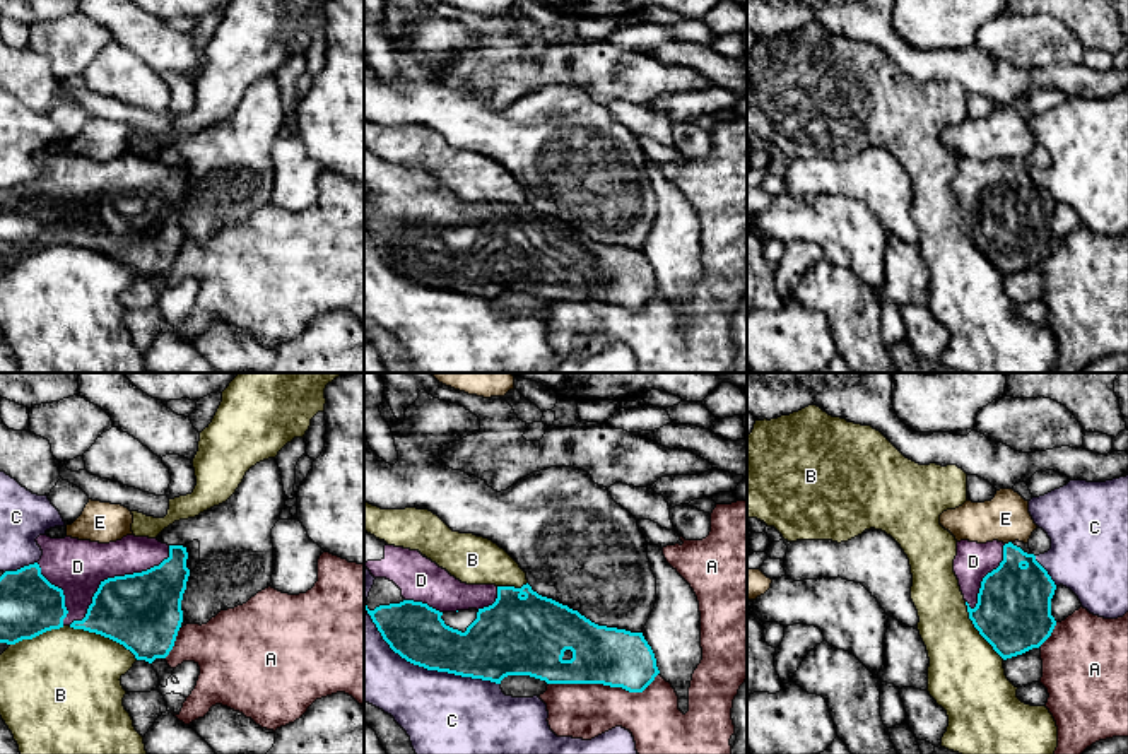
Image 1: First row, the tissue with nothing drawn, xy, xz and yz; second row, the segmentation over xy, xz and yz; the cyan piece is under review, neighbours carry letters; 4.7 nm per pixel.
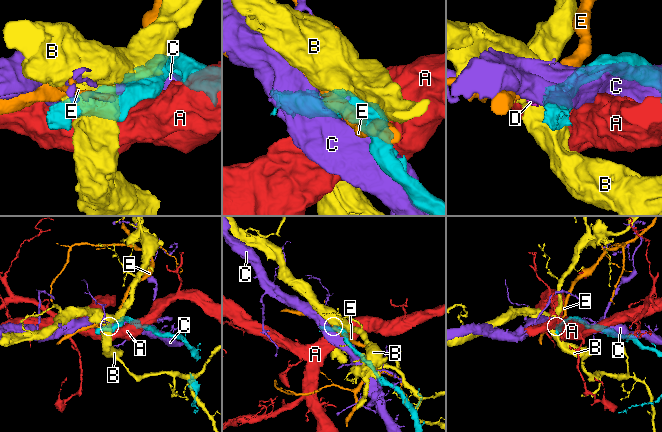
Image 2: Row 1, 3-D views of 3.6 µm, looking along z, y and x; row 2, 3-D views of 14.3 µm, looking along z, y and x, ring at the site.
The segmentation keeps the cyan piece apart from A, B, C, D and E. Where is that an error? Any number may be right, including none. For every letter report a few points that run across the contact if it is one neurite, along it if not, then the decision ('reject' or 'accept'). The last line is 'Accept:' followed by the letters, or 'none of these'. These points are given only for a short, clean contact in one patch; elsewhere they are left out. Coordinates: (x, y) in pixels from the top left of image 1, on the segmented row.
A: reject
B: reject
C: reject
D: accept
E: reject
Accept: D

